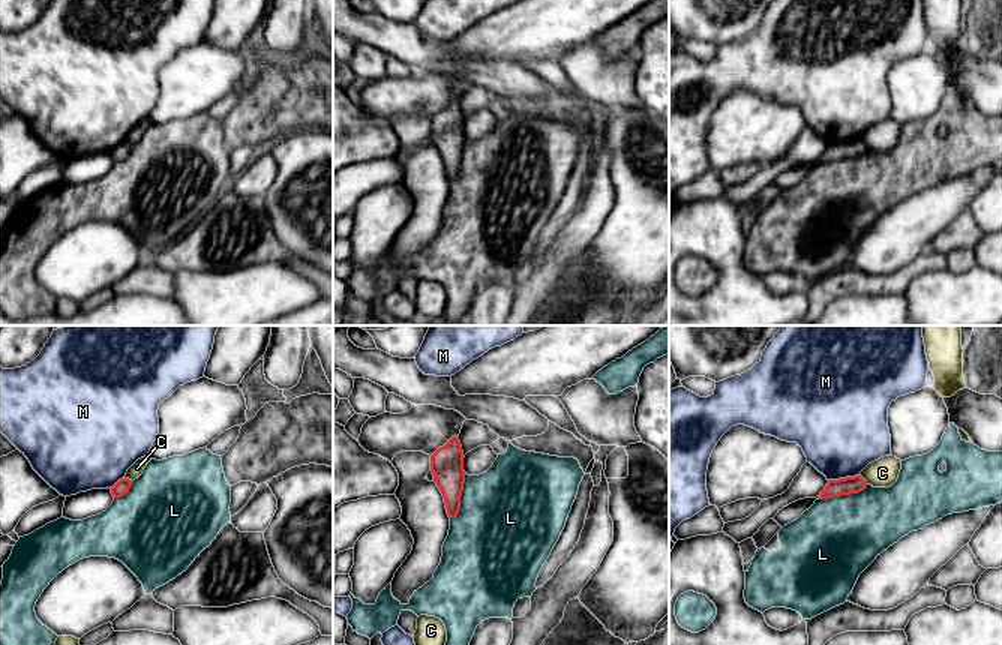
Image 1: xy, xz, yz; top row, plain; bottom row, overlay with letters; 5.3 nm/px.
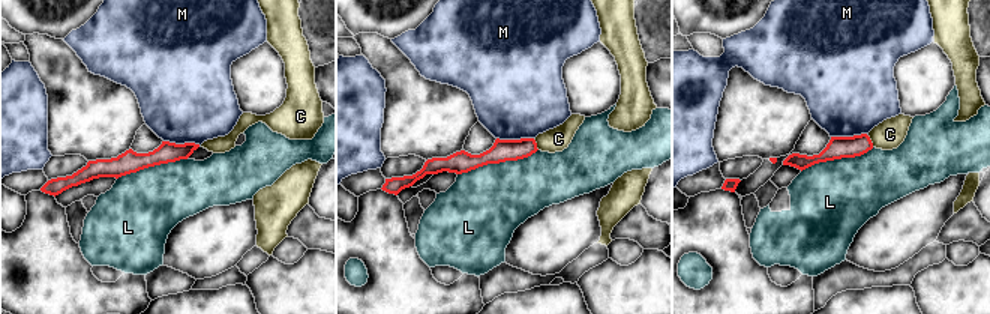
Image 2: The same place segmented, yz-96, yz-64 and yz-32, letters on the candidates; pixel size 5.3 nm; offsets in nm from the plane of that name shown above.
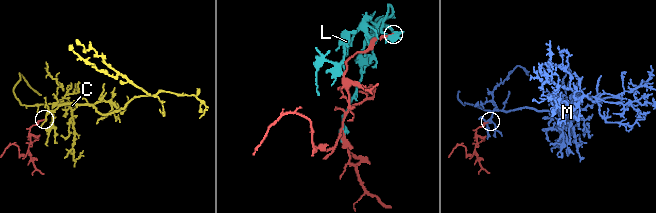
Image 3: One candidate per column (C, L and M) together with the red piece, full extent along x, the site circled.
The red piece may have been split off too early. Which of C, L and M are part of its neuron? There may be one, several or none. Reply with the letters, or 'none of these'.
none of these

